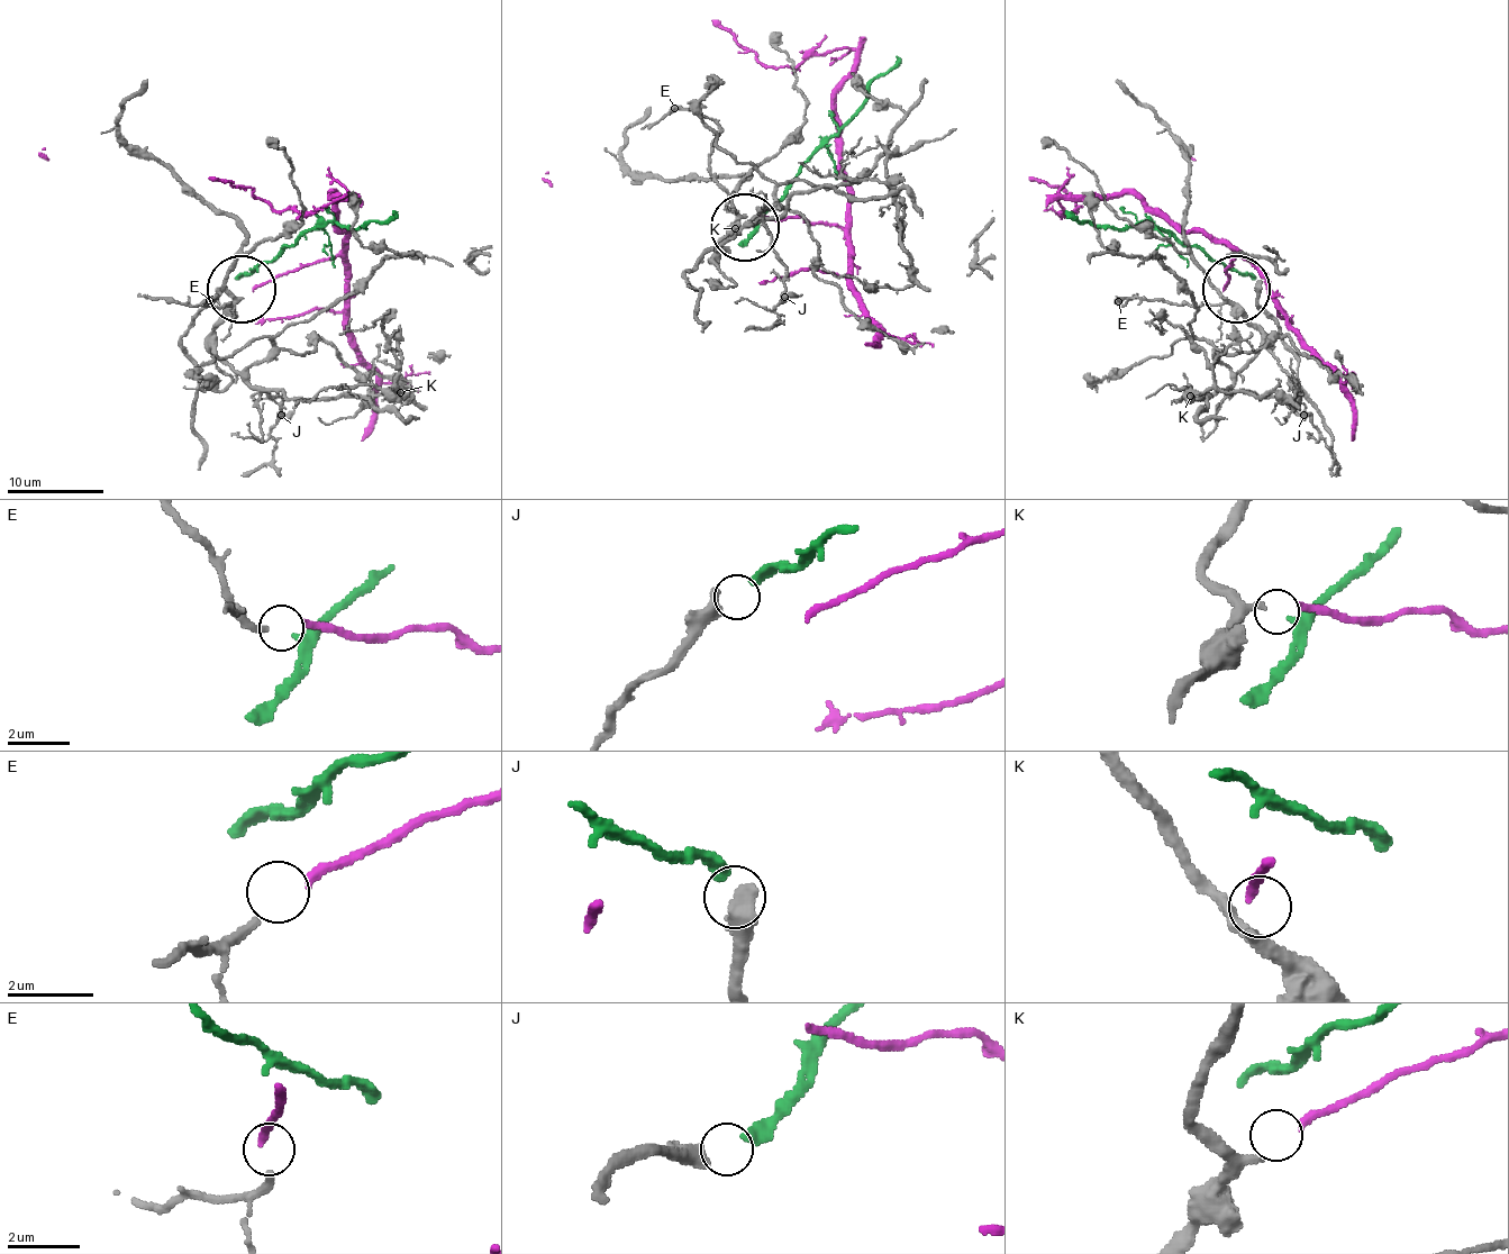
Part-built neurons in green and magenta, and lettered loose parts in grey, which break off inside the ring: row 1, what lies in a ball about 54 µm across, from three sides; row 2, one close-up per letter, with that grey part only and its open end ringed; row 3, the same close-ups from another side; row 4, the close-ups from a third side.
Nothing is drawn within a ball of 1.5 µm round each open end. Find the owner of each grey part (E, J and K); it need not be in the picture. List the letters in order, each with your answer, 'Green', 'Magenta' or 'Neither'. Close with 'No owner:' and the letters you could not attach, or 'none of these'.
E: Magenta
J: Green
K: Neither
No owner: K

